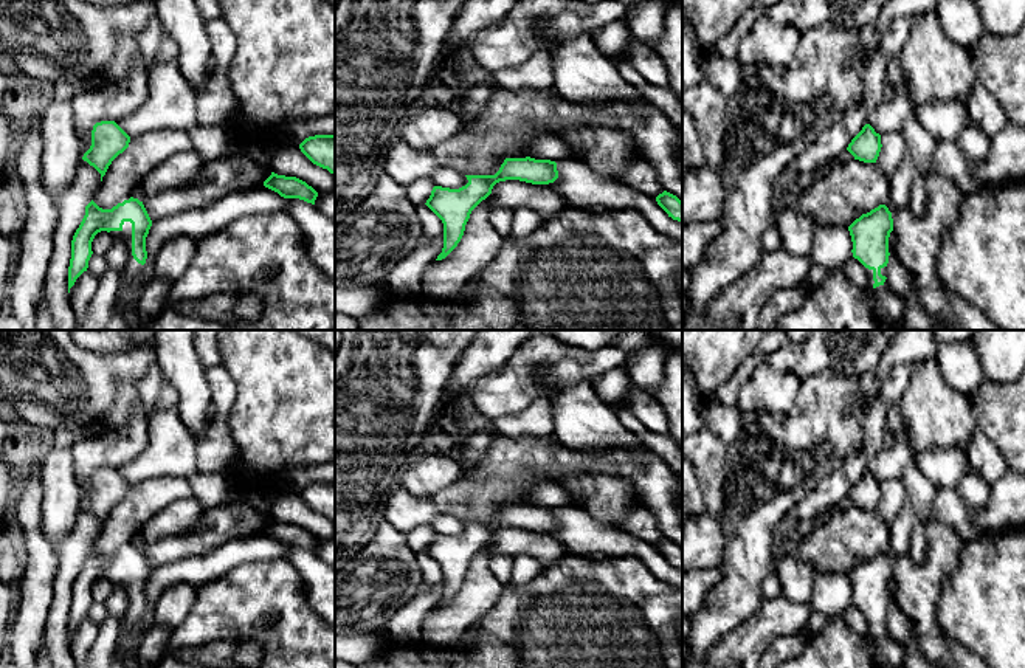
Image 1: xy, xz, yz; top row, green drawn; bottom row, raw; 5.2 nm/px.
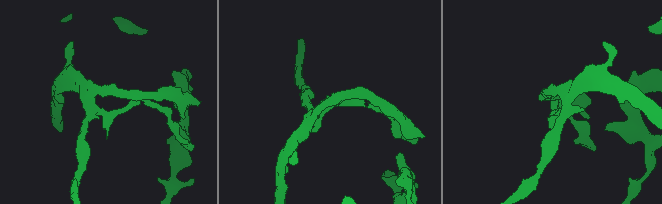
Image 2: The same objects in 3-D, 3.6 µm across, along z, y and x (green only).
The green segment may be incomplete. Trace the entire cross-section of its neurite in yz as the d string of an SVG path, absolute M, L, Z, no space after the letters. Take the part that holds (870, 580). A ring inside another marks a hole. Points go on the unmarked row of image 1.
M879 552L862 561L848 573L853 589L853 604L867 617L868 631L864 634L871 659L882 668L879 643L887 634L889 584L893 578L892 560Z

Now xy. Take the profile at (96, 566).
M130 544L112 556L102 556L91 547L85 553L85 563L71 587L68 640L76 626L88 615L95 583L107 578L115 586L123 586L129 595L127 611L119 620L115 654L126 668L141 668L138 649L144 637L141 620L147 606L146 584L150 573L152 567L138 546Z

